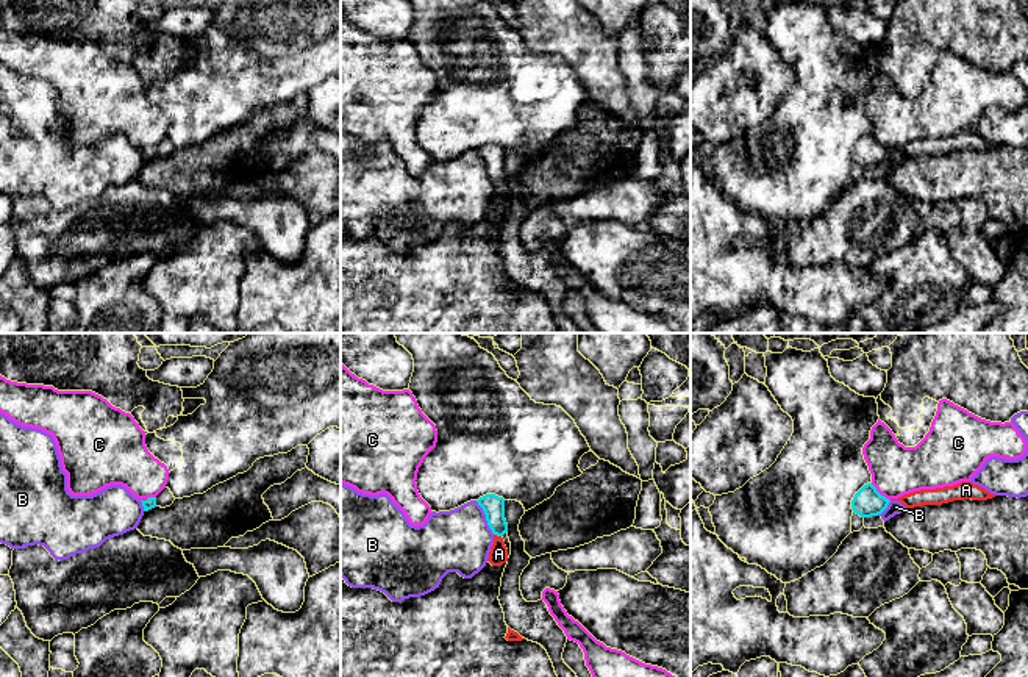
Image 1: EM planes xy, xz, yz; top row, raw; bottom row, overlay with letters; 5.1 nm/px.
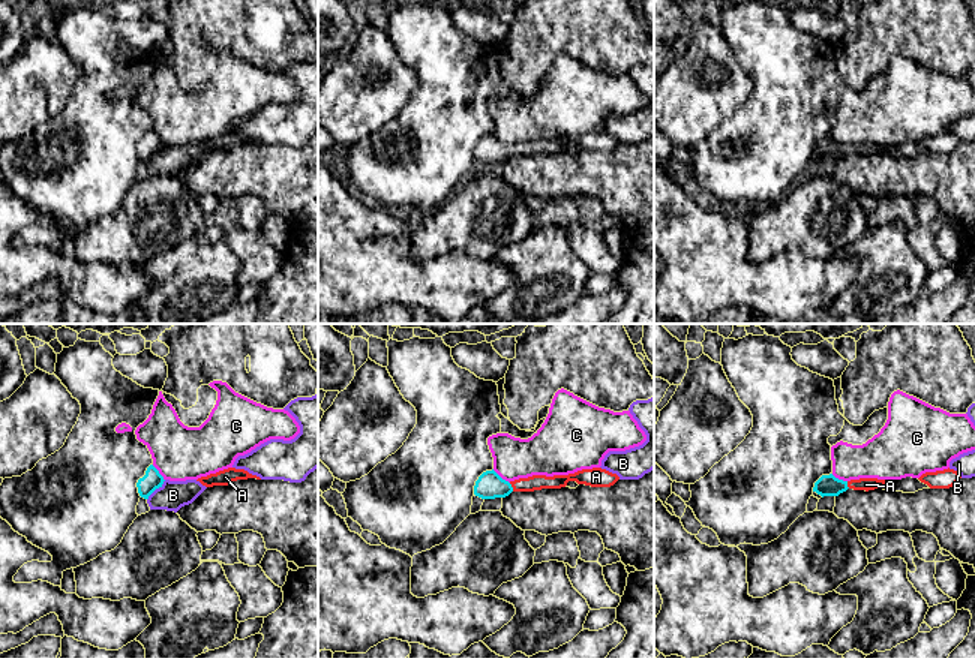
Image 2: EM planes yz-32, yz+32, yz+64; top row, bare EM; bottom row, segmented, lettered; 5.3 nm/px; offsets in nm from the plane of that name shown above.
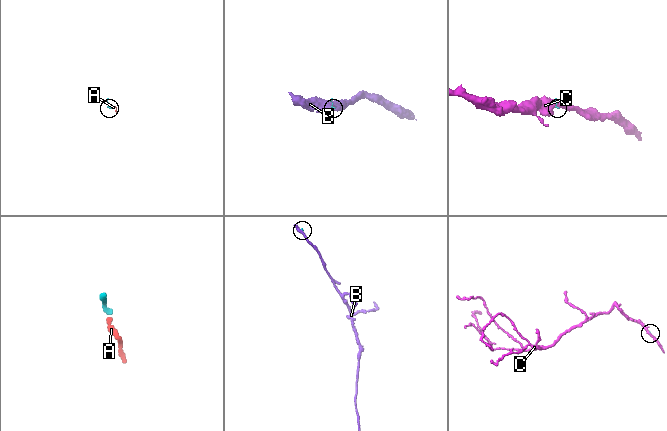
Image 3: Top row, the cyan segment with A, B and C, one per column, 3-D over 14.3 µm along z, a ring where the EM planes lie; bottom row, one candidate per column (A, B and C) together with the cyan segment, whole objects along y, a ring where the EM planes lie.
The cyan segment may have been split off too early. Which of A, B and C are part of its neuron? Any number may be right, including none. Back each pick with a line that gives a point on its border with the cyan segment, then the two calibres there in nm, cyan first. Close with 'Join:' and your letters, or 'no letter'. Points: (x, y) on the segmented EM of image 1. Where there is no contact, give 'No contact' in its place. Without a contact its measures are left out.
A: Touches cyan at xz (497, 535). Thickness 120 nm (cyan) against 100 nm
Join: A

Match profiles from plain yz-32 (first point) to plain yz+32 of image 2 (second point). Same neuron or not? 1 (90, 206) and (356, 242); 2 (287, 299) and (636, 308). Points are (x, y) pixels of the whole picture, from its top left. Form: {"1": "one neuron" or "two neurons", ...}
{"1": "two neurons", "2": "one neuron"}

